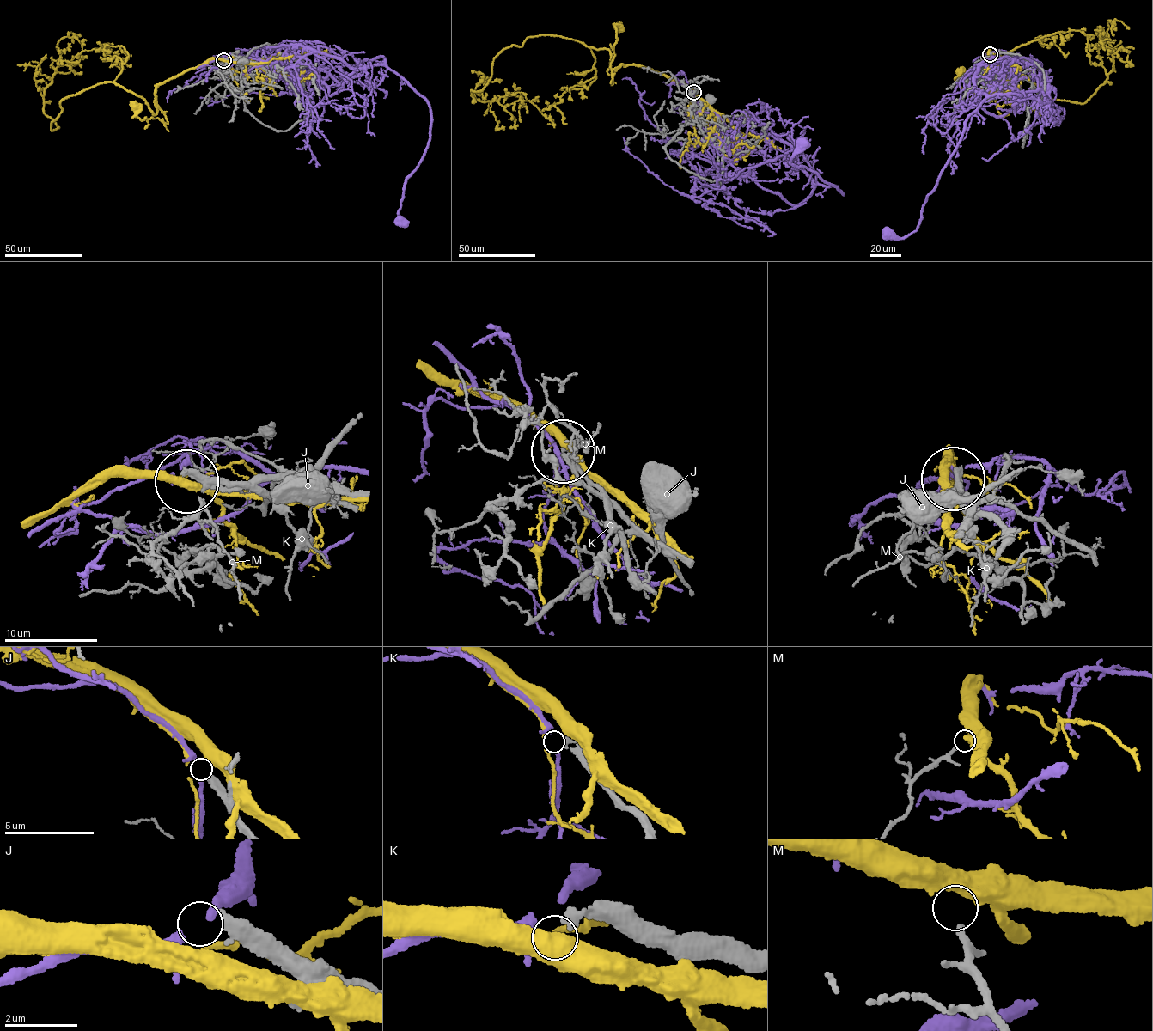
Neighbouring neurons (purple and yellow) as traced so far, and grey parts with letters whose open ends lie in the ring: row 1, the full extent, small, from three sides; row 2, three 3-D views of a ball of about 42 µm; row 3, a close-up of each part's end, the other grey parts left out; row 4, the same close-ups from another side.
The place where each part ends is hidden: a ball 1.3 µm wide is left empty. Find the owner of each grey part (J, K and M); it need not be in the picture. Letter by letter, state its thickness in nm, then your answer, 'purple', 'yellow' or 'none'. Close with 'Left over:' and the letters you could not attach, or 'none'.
J: 420 nm | none
K: 240 nm | none
M: 140 nm | yellow
Left over: J, K

